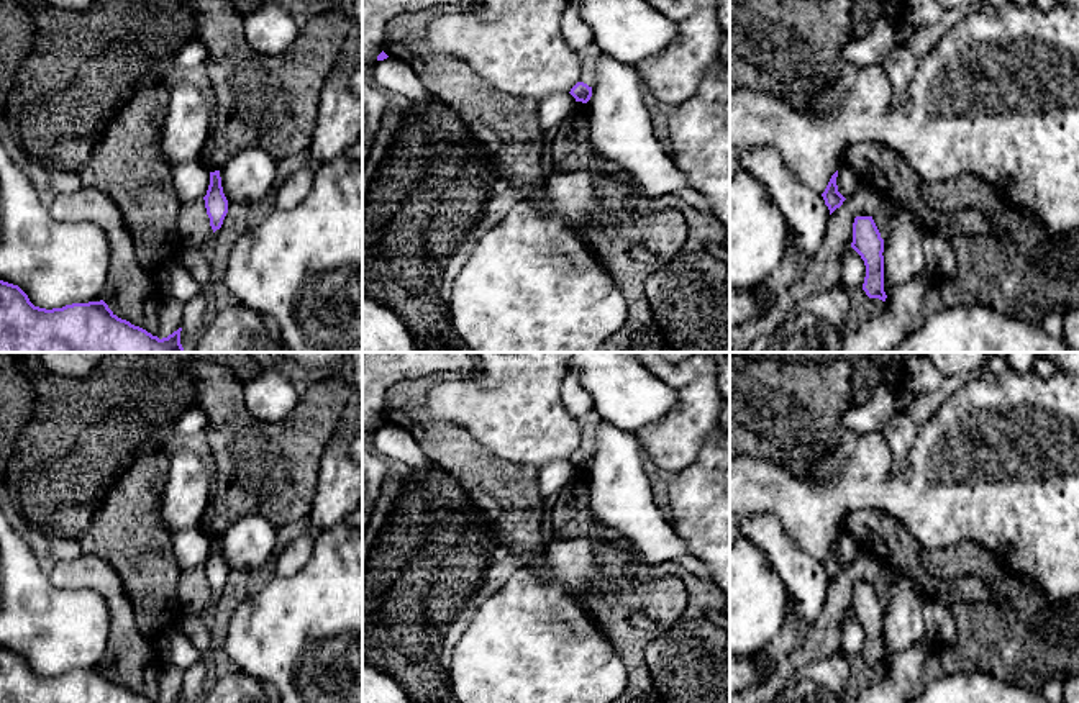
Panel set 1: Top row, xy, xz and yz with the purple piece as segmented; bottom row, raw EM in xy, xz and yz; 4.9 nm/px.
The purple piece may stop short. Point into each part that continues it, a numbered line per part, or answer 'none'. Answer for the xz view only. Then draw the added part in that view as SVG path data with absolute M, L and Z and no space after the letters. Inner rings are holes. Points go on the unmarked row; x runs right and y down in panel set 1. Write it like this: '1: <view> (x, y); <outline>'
none

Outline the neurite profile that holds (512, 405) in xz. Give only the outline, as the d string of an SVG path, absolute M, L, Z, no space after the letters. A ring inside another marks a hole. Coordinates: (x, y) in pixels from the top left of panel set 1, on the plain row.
M477 352L477 372L471 377L436 377L426 395L426 413L443 424L467 429L472 438L495 456L512 464L543 467L558 459L571 459L582 446L577 420L562 403L562 382L572 352Z

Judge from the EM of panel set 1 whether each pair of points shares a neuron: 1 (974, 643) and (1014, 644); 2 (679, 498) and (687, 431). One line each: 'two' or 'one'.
1: one
2: two

